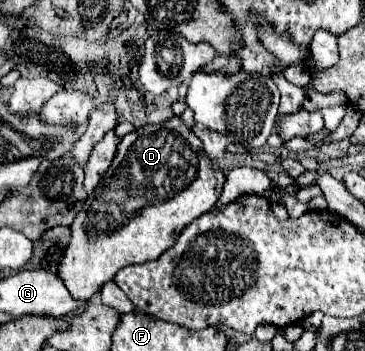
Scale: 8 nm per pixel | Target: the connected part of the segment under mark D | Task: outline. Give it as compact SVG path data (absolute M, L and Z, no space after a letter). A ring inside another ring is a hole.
M173 116L163 124L137 128L135 132L123 136L123 140L119 142L117 156L111 162L107 174L91 192L87 204L71 224L71 240L65 248L63 262L57 274L63 278L63 282L75 298L89 300L105 282L113 280L115 272L119 272L123 266L155 260L167 248L171 248L179 232L187 224L191 224L195 218L213 208L223 184L225 172L211 166L211 160L207 158L201 140L183 124L179 116ZM123 174L129 182L125 192Z

